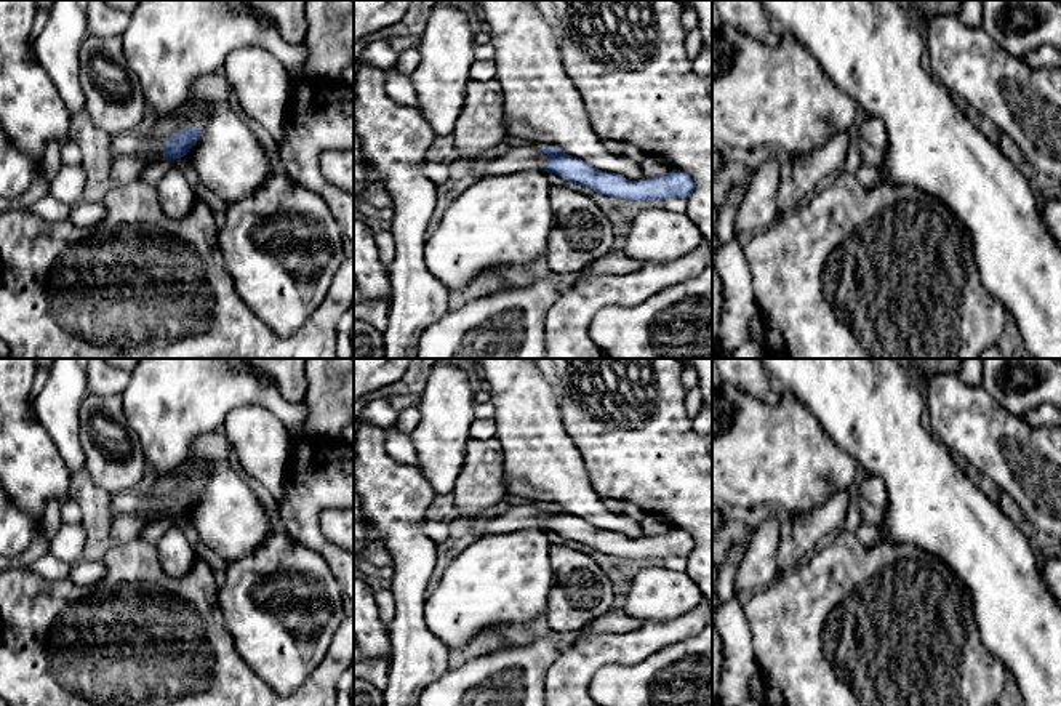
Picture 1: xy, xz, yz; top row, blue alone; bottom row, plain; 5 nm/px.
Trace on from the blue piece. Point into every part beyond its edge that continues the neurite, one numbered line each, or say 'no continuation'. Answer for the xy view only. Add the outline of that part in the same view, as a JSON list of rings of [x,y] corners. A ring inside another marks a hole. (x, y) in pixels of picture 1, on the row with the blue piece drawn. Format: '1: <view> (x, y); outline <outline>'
1: xy (136, 140); outline [[[149,110],[142,122],[134,128],[110,138],[110,150],[120,158],[133,154],[152,155],[157,162],[163,160],[163,144],[149,138],[149,128],[158,115]]]

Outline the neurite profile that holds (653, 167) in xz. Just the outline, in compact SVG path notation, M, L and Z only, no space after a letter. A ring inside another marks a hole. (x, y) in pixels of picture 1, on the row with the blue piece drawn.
M647 155L642 163L640 163L642 170L643 170L643 176L645 178L658 178L658 176L666 176L667 173L671 173L674 168L664 162L663 158L658 157L651 157Z

